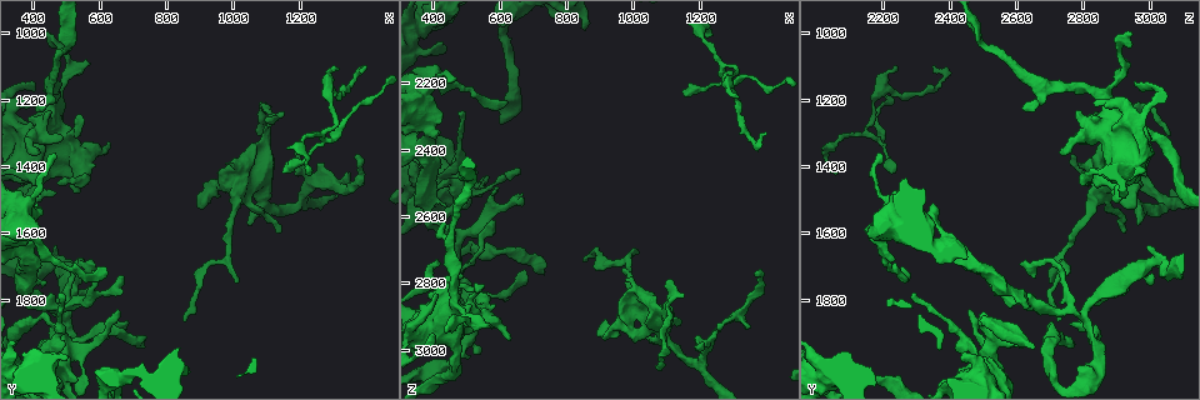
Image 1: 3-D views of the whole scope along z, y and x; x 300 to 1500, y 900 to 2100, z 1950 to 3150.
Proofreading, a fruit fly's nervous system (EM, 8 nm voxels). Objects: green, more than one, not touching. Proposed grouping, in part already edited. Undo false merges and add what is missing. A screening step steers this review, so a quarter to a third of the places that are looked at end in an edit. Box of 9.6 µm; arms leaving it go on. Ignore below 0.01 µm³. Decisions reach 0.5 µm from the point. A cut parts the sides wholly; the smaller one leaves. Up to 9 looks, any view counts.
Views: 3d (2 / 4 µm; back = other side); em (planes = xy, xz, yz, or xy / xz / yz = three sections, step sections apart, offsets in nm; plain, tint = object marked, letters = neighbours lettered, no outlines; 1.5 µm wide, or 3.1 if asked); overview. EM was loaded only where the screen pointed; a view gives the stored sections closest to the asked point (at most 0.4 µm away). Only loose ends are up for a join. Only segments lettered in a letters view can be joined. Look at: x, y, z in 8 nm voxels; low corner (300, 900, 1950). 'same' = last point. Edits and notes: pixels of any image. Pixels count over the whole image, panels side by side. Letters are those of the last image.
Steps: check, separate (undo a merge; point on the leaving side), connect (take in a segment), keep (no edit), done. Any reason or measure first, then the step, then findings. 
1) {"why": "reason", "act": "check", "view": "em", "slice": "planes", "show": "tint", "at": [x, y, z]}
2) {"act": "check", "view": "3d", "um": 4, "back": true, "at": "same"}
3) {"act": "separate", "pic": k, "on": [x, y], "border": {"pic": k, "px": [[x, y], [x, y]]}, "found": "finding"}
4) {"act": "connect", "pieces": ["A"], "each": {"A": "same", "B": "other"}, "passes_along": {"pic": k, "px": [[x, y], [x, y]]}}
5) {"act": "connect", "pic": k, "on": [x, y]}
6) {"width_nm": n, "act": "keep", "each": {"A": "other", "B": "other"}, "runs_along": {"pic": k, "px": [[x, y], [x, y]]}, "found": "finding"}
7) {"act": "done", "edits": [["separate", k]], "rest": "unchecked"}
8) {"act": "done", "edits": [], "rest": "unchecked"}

{"why": "tapers out", "act": "check", "view": "em", "slice": "planes", "show": "letters", "at": [1070, 1310, 3050]}

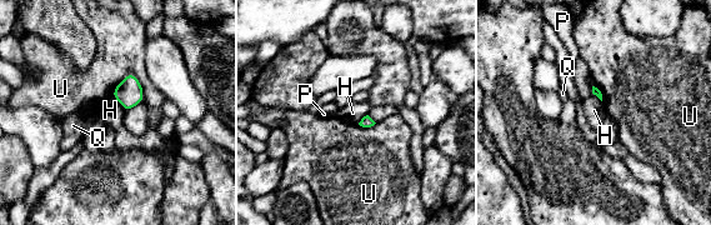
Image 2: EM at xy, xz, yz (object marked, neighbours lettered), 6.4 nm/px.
{"act": "keep", "each": {"H": "other", "P": "other", "Q": "other", "U": "other"}, "border": {"pic": 2, "px": [[113, 95], [125, 110]]}, "found": "none of them fits"}

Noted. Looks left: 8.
{"act": "check", "view": "em", "slice": "xz", "step": 8, "show": "letters", "at": [420, 1520, 2320]}

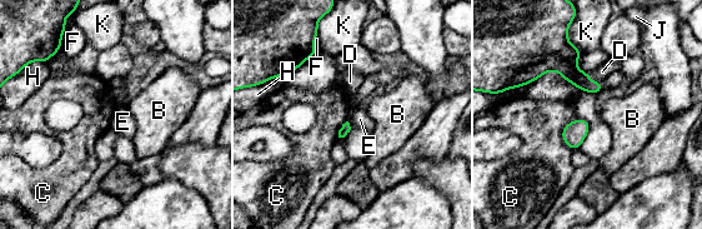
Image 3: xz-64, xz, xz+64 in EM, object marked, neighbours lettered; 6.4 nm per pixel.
{"act": "keep", "each": {"B": "other", "C": "other", "D": "other", "E": "other", "F": "other", "H": "other", "J": "other", "K": "other"}, "found": "none of them fits"}

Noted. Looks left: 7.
{"why": "an open end", "act": "check", "view": "3d", "um": 2, "at": [1220, 1420, 2060]}

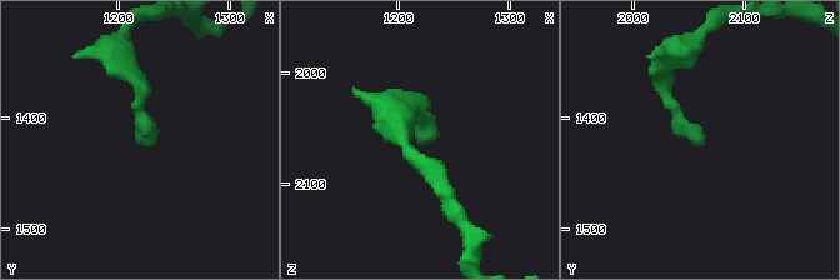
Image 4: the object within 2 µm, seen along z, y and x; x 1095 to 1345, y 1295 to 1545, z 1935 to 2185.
{"act": "check", "view": "em", "slice": "planes", "show": "letters", "at": [1222, 1426, 2062]}

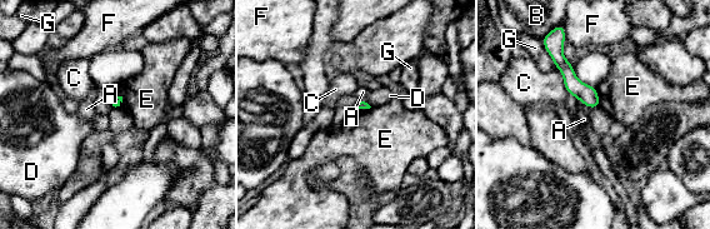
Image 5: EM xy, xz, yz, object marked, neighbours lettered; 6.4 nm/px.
{"act": "keep", "each": {"A": "other", "B": "other", "C": "other", "D": "other", "E": "other", "F": "other", "G": "other"}, "border": {"pic": 5, "px": [[370, 105], [358, 101], [351, 106]]}, "found": "no lettered segment goes on from it"}

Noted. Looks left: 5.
{"why": "an open end", "act": "check", "view": "3d", "um": 2, "at": [850, 2010, 2030]}

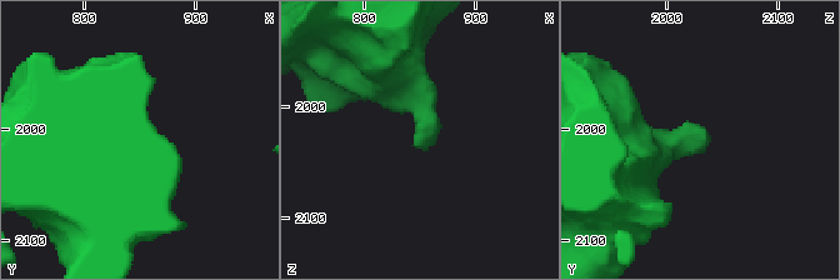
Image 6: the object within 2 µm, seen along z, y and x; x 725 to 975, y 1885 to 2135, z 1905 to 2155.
{"why": "now the EM", "act": "check", "view": "em", "slice": "xy", "step": 4, "show": "letters", "at": [852, 2008, 2038]}

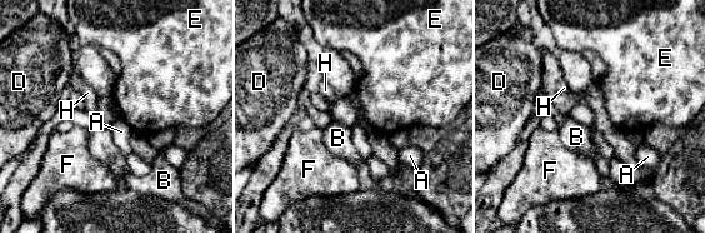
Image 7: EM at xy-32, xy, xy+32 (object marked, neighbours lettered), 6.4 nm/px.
{"act": "check", "view": "em", "slice": "planes", "show": "letters", "at": "same"}

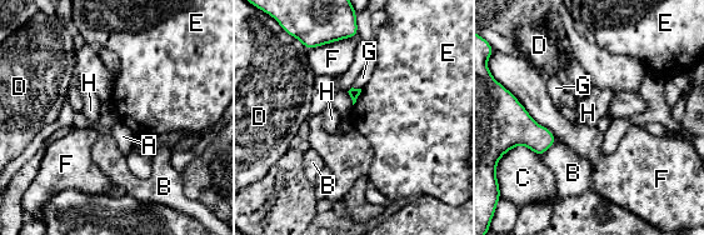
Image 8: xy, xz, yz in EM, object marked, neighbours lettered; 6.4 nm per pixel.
{"act": "keep", "each": {"A": "other", "B": "other", "C": "other", "D": "other", "E": "other", "F": "other", "G": "other", "H": "other"}, "border": {"pic": 8, "px": [[362, 89], [353, 105]]}, "found": "no lettered segment goes on from it"}

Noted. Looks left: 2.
{"act": "done", "edits": [], "rest": "unchecked"}

